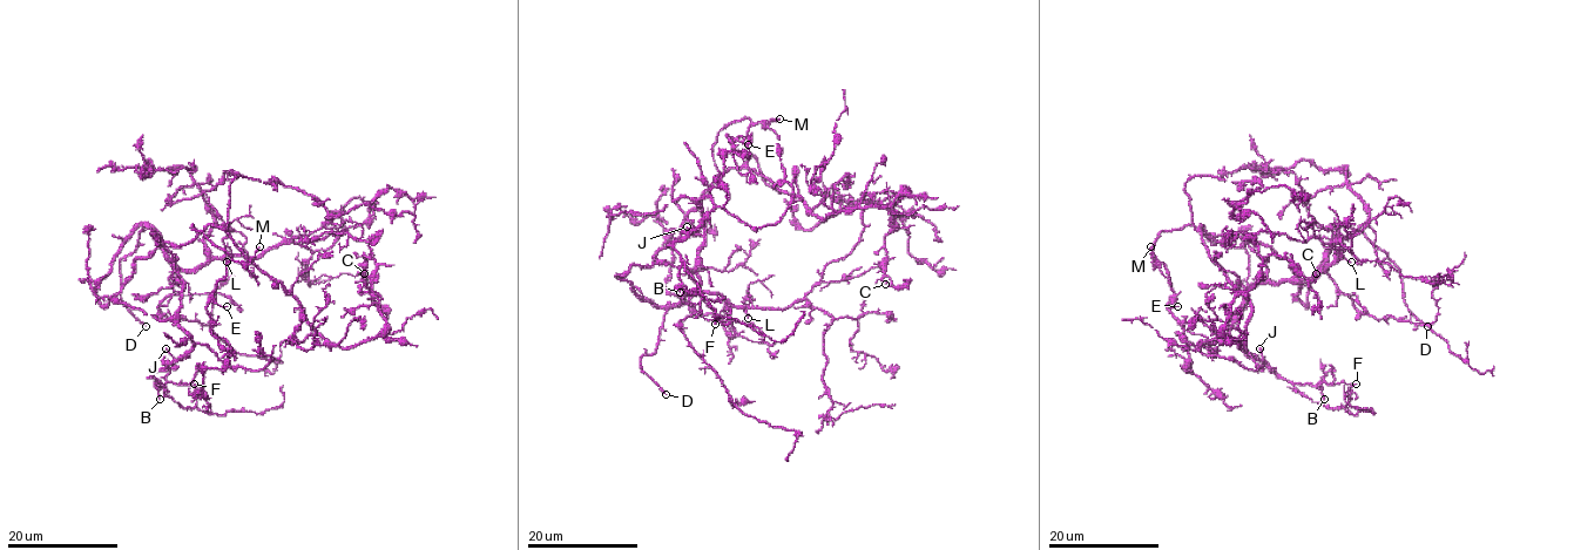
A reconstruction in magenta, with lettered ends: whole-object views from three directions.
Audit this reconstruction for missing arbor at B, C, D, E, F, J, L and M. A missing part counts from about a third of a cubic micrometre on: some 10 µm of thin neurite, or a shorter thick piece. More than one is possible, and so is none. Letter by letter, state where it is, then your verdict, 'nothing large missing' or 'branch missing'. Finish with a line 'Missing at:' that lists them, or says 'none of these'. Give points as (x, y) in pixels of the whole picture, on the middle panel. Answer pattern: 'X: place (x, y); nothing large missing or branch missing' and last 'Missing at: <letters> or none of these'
B: place (680, 292); nothing large missing
C: place (885, 284); nothing large missing
D: place (666, 394); branch missing
E: place (748, 144); nothing large missing
F: place (715, 324); nothing large missing
J: place (687, 226); branch missing
L: place (748, 318); nothing large missing
M: place (779, 119); branch missing
Missing at: D, J, M

